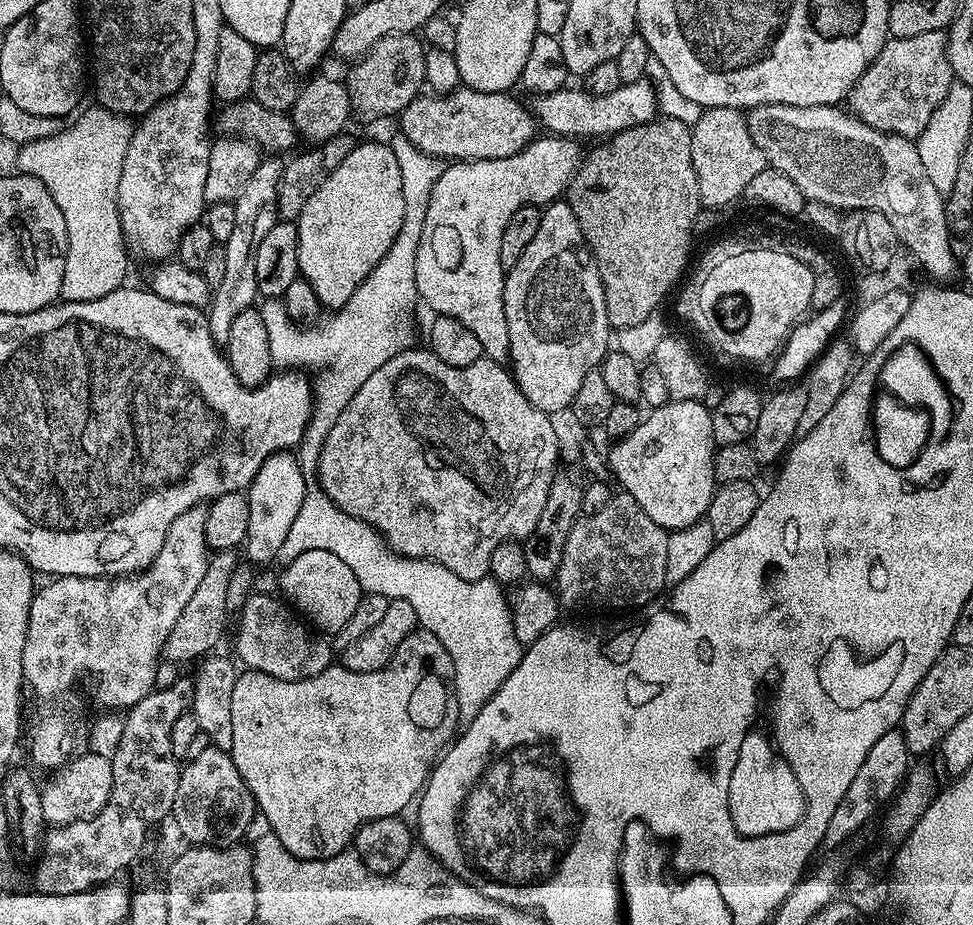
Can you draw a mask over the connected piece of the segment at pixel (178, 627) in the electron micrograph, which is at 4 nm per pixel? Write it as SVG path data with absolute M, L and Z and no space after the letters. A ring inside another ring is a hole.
M229 550L216 552L209 559L208 569L202 578L202 586L194 590L194 598L190 598L178 622L174 622L170 638L166 638L162 653L165 661L173 660L176 664L188 664L196 659L199 661L207 657L215 649L212 647L223 638L224 627L228 624L228 591L232 588L232 571L236 568L236 555L235 551Z

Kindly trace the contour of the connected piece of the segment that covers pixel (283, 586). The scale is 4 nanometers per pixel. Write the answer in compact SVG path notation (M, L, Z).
M306 550L298 554L294 562L283 565L279 573L279 591L284 592L283 599L313 629L321 628L328 634L335 634L346 626L346 622L350 622L362 595L358 578L354 578L354 570L350 570L338 554L330 554L330 550Z

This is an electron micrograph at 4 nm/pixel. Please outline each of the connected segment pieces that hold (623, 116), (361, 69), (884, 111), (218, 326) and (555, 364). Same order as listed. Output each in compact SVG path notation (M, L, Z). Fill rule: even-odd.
M645 78L638 82L621 84L618 90L610 90L610 94L598 94L581 90L579 87L565 86L557 92L551 92L548 96L536 96L536 108L534 104L534 115L541 125L544 124L549 133L554 136L567 136L569 138L581 138L580 136L600 136L596 138L607 138L614 135L615 132L621 132L634 126L649 124L657 119L658 109L656 107L656 85L651 80Z
M403 32L390 34L379 40L366 55L351 65L346 75L348 93L353 113L368 120L380 120L383 116L395 117L410 102L425 91L425 45L420 45L419 35Z
M944 32L914 34L914 38L892 38L852 88L850 108L879 132L918 138L926 130L926 124L942 98L946 98L953 82Z
M276 158L261 159L258 170L250 174L250 182L242 188L235 205L235 227L223 248L226 254L226 276L210 297L206 308L208 329L216 339L217 345L224 345L230 338L230 326L242 310L253 307L258 300L258 281L254 278L254 258L258 254L258 246L262 237L270 230L270 226L278 223L276 203L278 202L279 182L282 178L284 164Z
M567 199L554 200L541 211L538 230L534 233L530 246L526 246L526 250L522 250L522 258L518 258L518 262L514 262L514 266L507 269L504 278L504 305L506 306L506 326L510 330L510 350L508 351L510 371L516 384L522 390L522 394L526 394L528 401L538 406L538 410L549 414L557 414L556 412L562 411L563 408L564 411L571 409L574 394L578 394L582 382L586 379L586 374L599 369L604 363L604 357L610 351L610 325L606 314L606 294L602 286L602 278L598 274L596 259L588 251L588 244L582 234L582 226L578 226L578 218L574 216L574 210L569 206Z

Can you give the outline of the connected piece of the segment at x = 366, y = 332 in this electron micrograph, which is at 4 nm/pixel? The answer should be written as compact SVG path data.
M396 134L393 140L390 140L390 146L394 150L394 158L398 158L398 170L402 170L402 202L406 202L406 214L402 222L402 230L398 230L398 238L394 238L394 242L390 246L390 250L382 258L382 262L378 262L378 266L374 266L374 270L370 270L370 274L358 286L358 290L354 290L354 294L350 297L342 307L335 309L331 313L332 316L321 319L315 326L297 326L292 319L286 314L284 309L283 299L268 298L259 305L260 313L262 314L262 322L266 326L266 334L270 338L270 358L272 359L273 369L276 370L309 370L308 368L324 368L317 374L316 380L314 376L314 407L312 409L312 417L308 419L308 425L304 431L304 437L298 445L298 459L300 463L301 473L308 482L316 480L316 463L320 457L320 447L324 445L324 439L330 434L330 430L334 426L334 422L338 418L338 414L346 406L346 402L350 402L350 398L354 398L354 394L358 394L358 386L362 386L362 382L366 382L366 378L370 378L370 374L374 374L374 370L378 370L378 366L382 366L382 362L390 362L390 358L394 358L394 354L403 352L405 348L413 343L412 340L412 311L418 305L418 297L416 295L416 251L418 250L418 242L422 242L422 226L426 226L426 210L430 210L430 194L434 190L434 185L438 183L438 178L442 178L446 164L438 156L431 156L422 150L418 150L418 146L414 146L414 142L410 142L402 134Z

